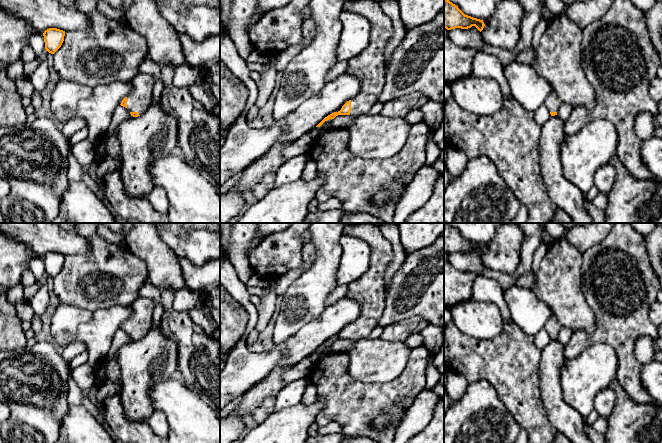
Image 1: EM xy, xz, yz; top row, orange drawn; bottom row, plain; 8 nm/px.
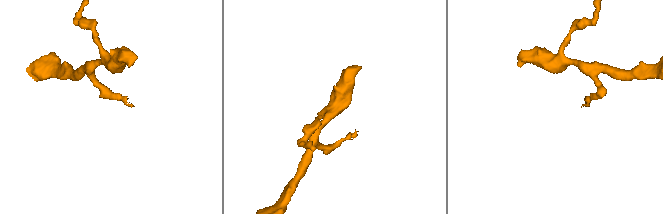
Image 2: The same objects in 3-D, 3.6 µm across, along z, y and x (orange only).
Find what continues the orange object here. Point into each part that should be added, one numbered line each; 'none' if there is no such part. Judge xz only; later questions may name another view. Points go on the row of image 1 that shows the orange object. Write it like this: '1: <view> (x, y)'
none

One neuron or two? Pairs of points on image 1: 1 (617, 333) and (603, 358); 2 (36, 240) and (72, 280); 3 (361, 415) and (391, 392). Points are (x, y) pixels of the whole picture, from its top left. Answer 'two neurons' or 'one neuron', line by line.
1: two neurons
2: two neurons
3: one neuron

